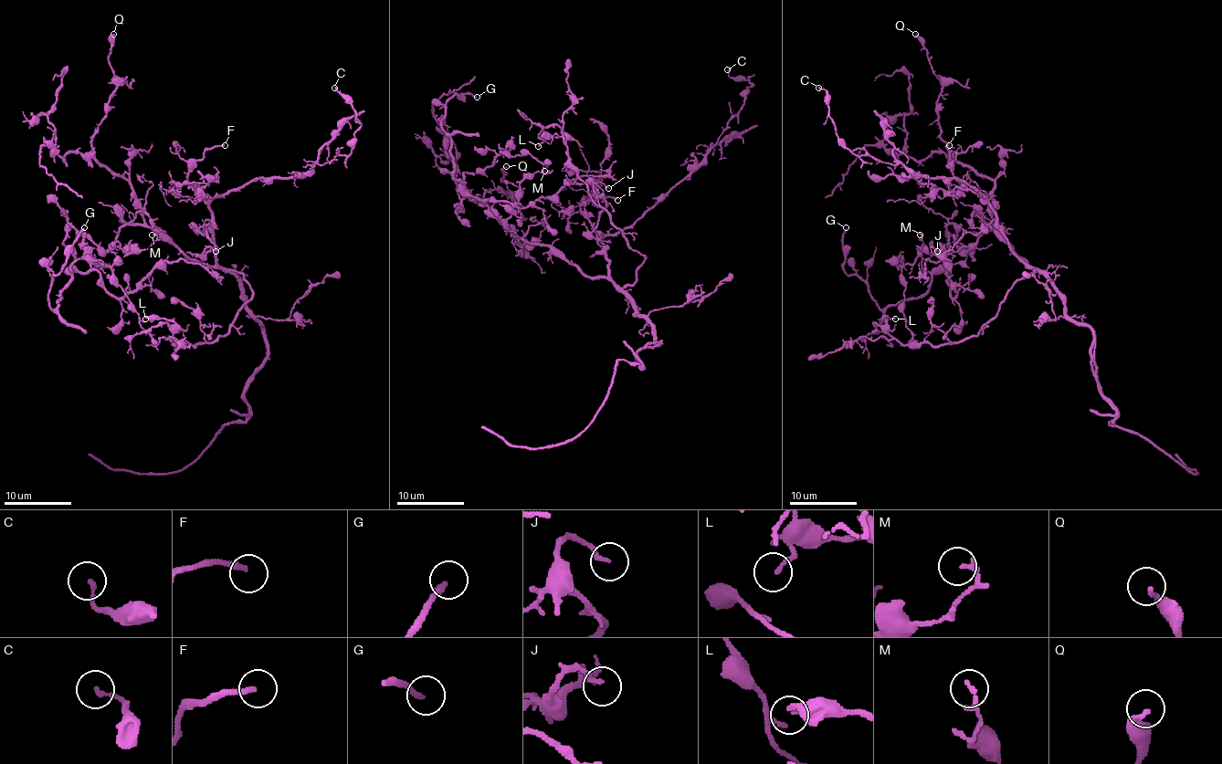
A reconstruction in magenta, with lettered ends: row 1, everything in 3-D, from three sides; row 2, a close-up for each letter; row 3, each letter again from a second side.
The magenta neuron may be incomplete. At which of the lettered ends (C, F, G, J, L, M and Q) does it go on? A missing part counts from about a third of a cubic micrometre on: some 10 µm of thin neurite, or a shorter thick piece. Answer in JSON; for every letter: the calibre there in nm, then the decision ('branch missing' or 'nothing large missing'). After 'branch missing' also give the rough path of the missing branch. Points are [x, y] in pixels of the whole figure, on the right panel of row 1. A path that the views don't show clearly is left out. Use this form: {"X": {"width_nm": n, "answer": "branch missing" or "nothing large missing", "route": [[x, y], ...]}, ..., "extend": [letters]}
{"C": {"width_nm": 170, "answer": "nothing large missing"}, "F": {"width_nm": 220, "answer": "branch missing"}, "G": {"width_nm": 200, "answer": "branch missing"}, "J": {"width_nm": 150, "answer": "branch missing", "route": [[937, 251], [941, 246], [939, 229]]}, "L": {"width_nm": 110, "answer": "nothing large missing"}, "M": {"width_nm": 170, "answer": "nothing large missing"}, "Q": {"width_nm": 240, "answer": "nothing large missing"}, "extend": ["F", "G", "J"]}

